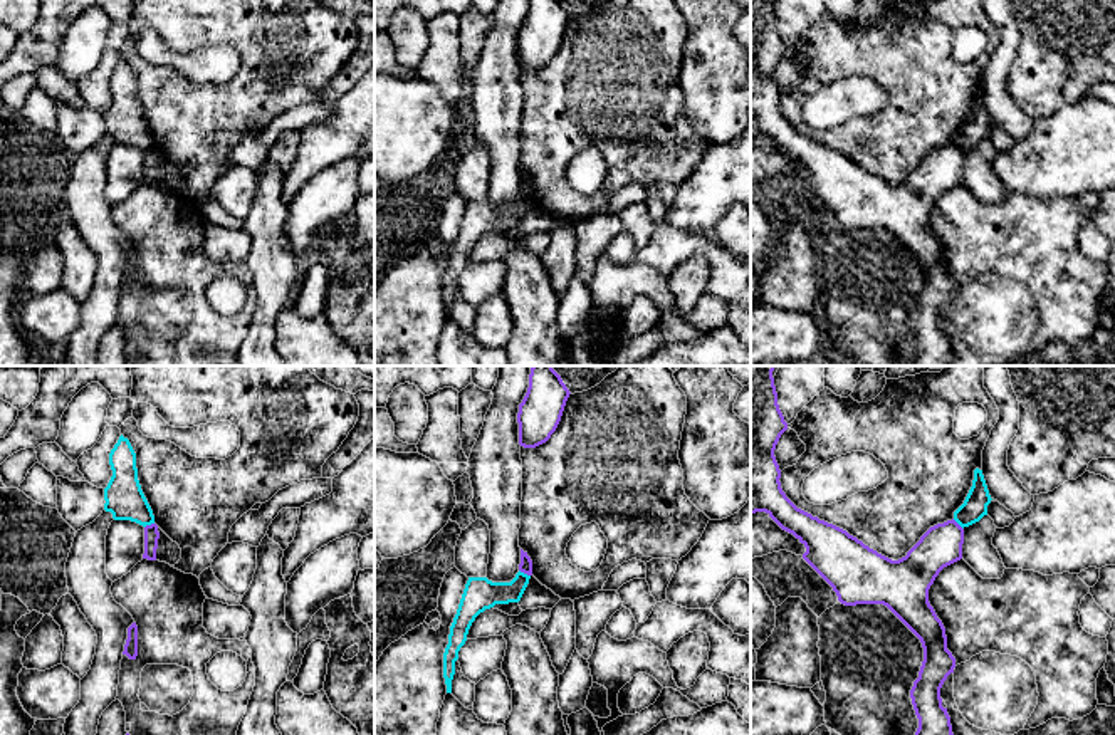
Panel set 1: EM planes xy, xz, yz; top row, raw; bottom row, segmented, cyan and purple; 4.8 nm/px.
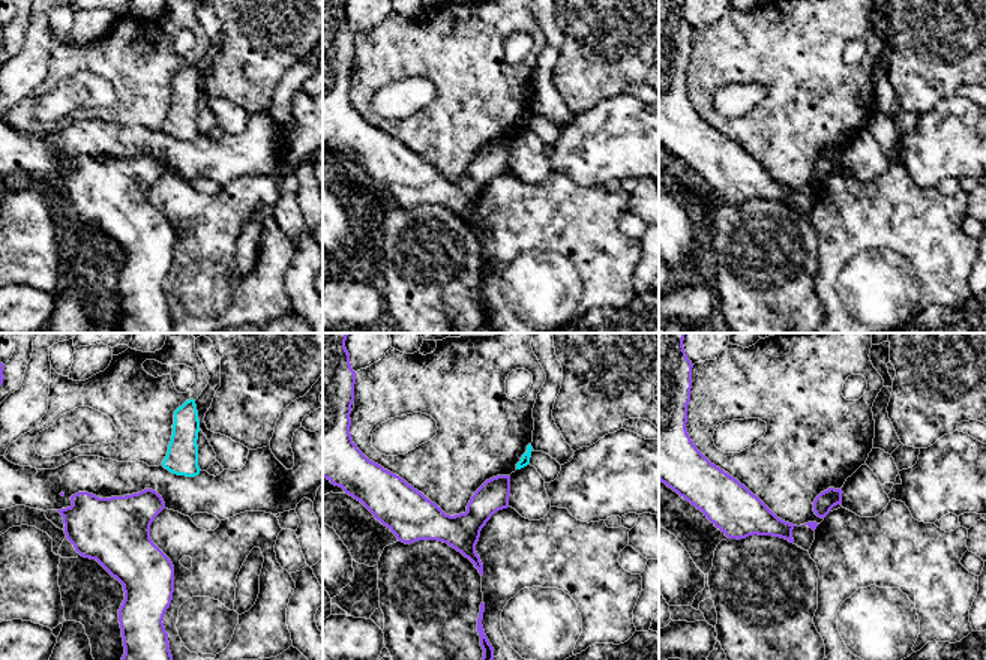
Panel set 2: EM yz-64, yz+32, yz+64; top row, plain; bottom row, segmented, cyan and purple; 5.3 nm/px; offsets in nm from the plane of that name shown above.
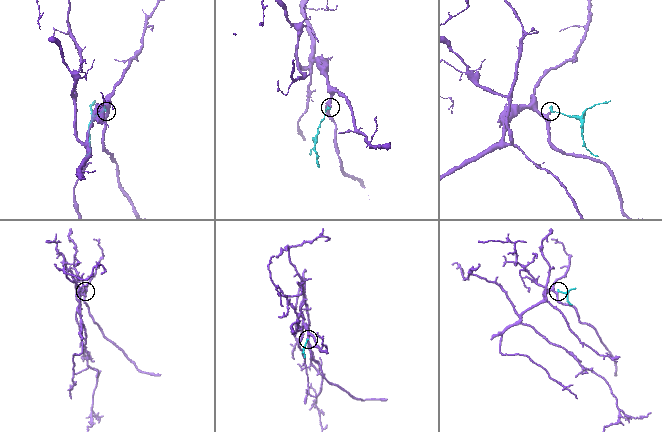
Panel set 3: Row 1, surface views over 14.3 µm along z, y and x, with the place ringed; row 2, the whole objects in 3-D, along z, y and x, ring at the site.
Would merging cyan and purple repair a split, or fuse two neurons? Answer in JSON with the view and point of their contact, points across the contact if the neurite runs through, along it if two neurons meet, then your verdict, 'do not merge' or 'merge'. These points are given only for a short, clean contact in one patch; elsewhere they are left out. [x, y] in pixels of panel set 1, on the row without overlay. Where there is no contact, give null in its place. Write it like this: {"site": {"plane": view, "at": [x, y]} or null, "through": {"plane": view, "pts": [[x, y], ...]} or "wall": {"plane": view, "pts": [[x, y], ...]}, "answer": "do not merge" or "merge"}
{"site": {"plane": "xz", "at": [523, 197]}, "wall": {"plane": "xz", "pts": [[519, 193], [529, 200]]}, "answer": "do not merge"}

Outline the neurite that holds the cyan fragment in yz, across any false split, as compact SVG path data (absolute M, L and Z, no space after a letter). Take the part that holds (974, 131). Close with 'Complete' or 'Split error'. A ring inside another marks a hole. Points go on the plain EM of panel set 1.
M976 92L972 111L964 128L954 136L954 144L962 153L979 146L984 139L987 139L987 129L991 124L982 94Z. Complete

